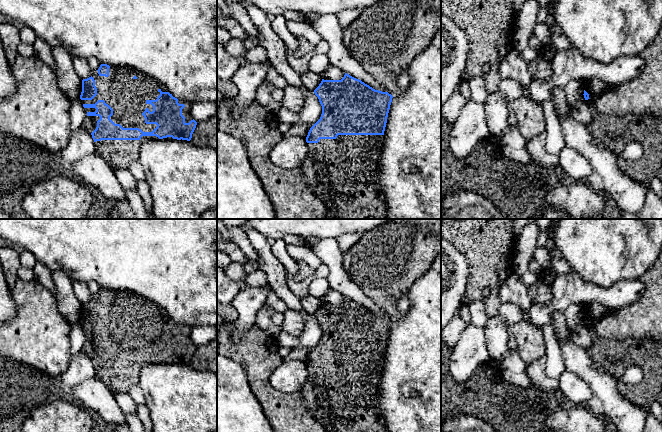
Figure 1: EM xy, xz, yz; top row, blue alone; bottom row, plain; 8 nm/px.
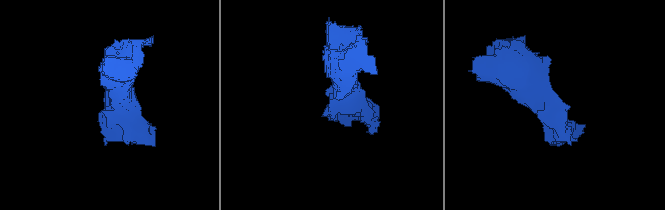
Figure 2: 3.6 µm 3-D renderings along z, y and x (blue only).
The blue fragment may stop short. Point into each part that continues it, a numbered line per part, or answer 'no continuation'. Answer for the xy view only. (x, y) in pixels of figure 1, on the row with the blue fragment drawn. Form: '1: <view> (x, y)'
1: xy (127, 97)

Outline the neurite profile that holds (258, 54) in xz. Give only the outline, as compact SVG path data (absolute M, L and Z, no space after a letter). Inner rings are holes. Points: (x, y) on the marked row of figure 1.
M258 44L245 55L245 58L249 63L264 62L267 60L267 51L262 45Z

